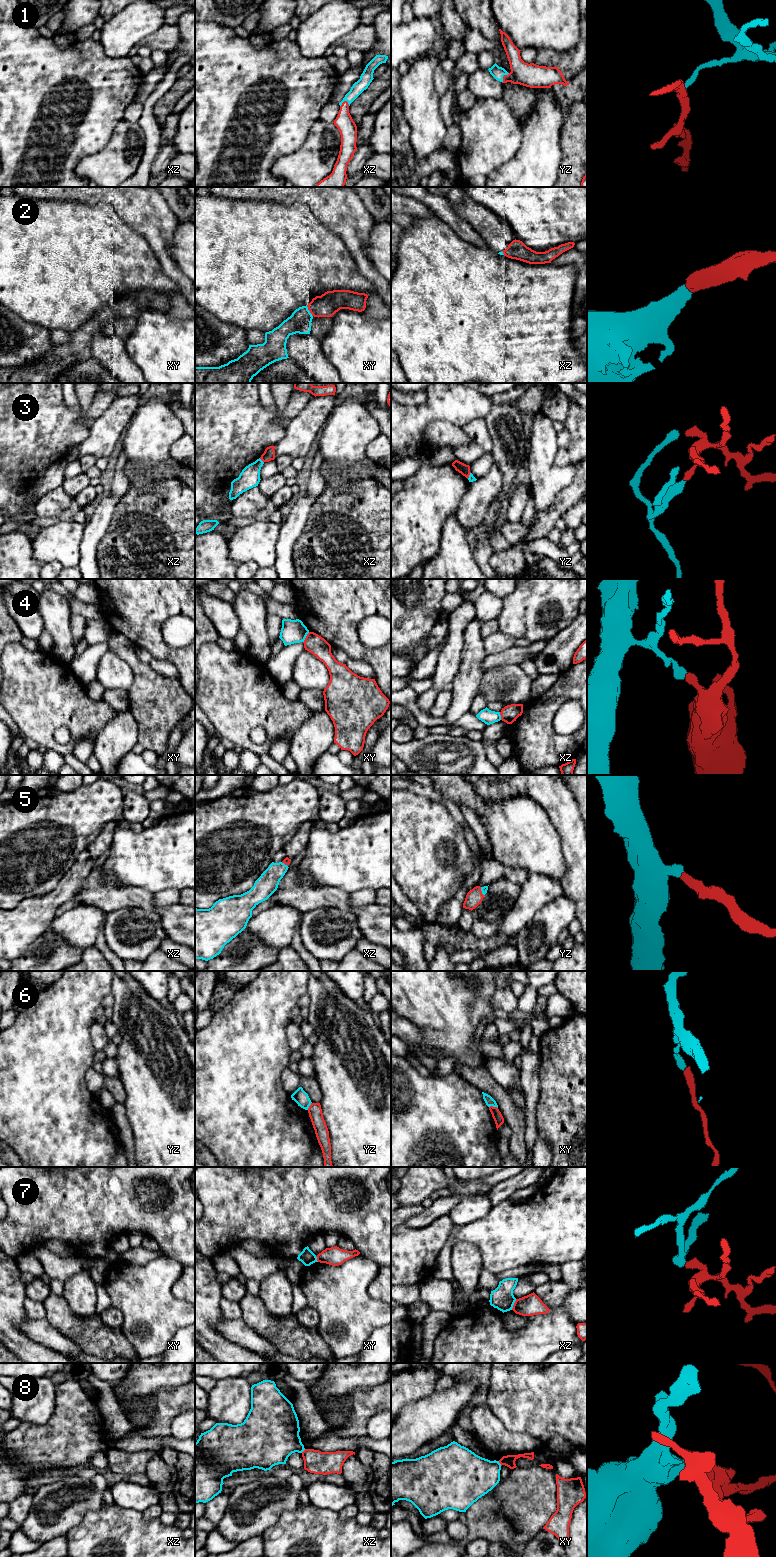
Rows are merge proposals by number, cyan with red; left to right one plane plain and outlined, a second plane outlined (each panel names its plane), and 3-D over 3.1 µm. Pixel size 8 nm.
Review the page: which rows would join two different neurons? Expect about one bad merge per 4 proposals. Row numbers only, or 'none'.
3, 4, 6, 7, 8

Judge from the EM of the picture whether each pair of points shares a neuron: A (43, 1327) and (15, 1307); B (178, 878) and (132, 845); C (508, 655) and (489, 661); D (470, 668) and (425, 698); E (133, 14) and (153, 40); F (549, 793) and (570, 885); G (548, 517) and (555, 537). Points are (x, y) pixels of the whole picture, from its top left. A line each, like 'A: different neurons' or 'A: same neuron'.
A: different neurons
B: same neuron
C: same neuron
D: different neurons
E: different neurons
F: same neuron
G: different neurons

